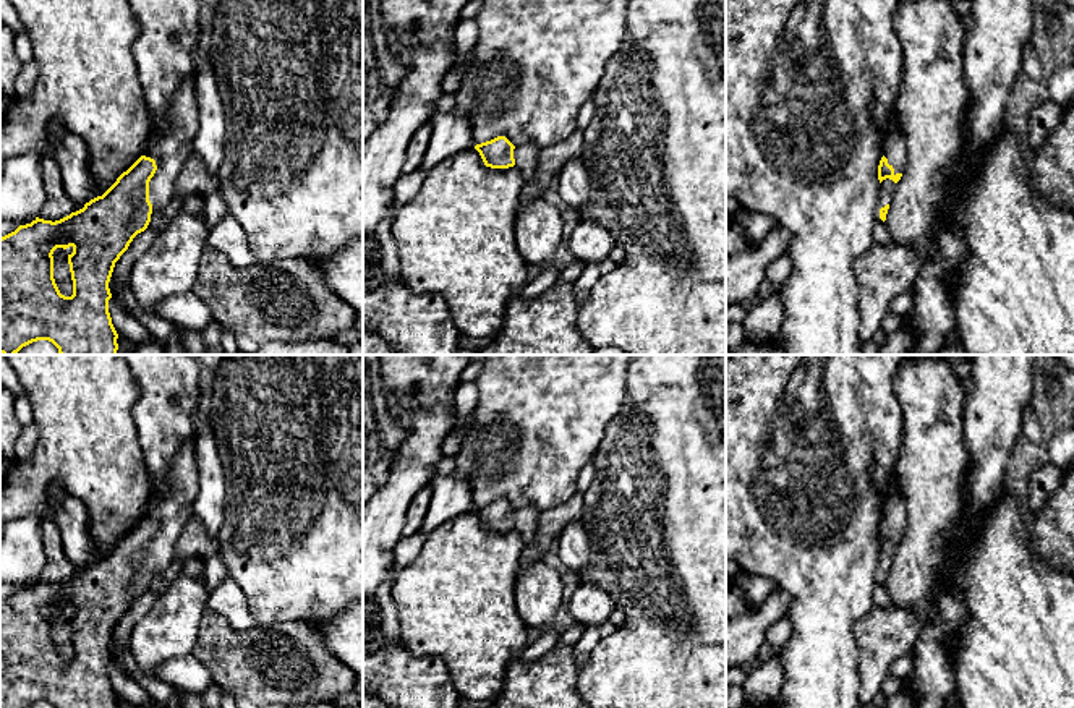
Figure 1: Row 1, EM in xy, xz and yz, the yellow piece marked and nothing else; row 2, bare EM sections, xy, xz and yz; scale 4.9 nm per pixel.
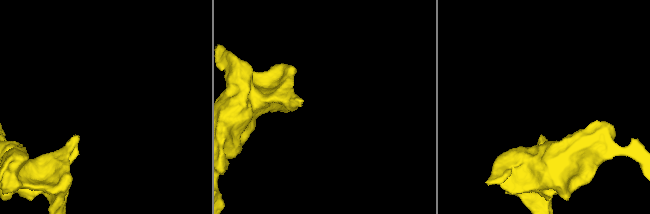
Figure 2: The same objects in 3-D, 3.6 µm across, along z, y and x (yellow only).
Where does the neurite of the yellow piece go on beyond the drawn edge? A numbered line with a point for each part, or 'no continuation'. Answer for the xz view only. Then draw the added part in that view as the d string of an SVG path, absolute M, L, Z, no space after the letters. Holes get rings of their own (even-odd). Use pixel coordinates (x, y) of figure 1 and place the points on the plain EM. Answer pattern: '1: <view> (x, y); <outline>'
1: xz (525, 519); M535 507L515 509L514 512L515 530L520 533L525 546L533 546L536 541L538 517L539 510Z

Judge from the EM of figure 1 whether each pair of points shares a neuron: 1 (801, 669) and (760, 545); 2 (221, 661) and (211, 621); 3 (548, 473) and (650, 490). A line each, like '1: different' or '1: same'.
1: same
2: same
3: different

